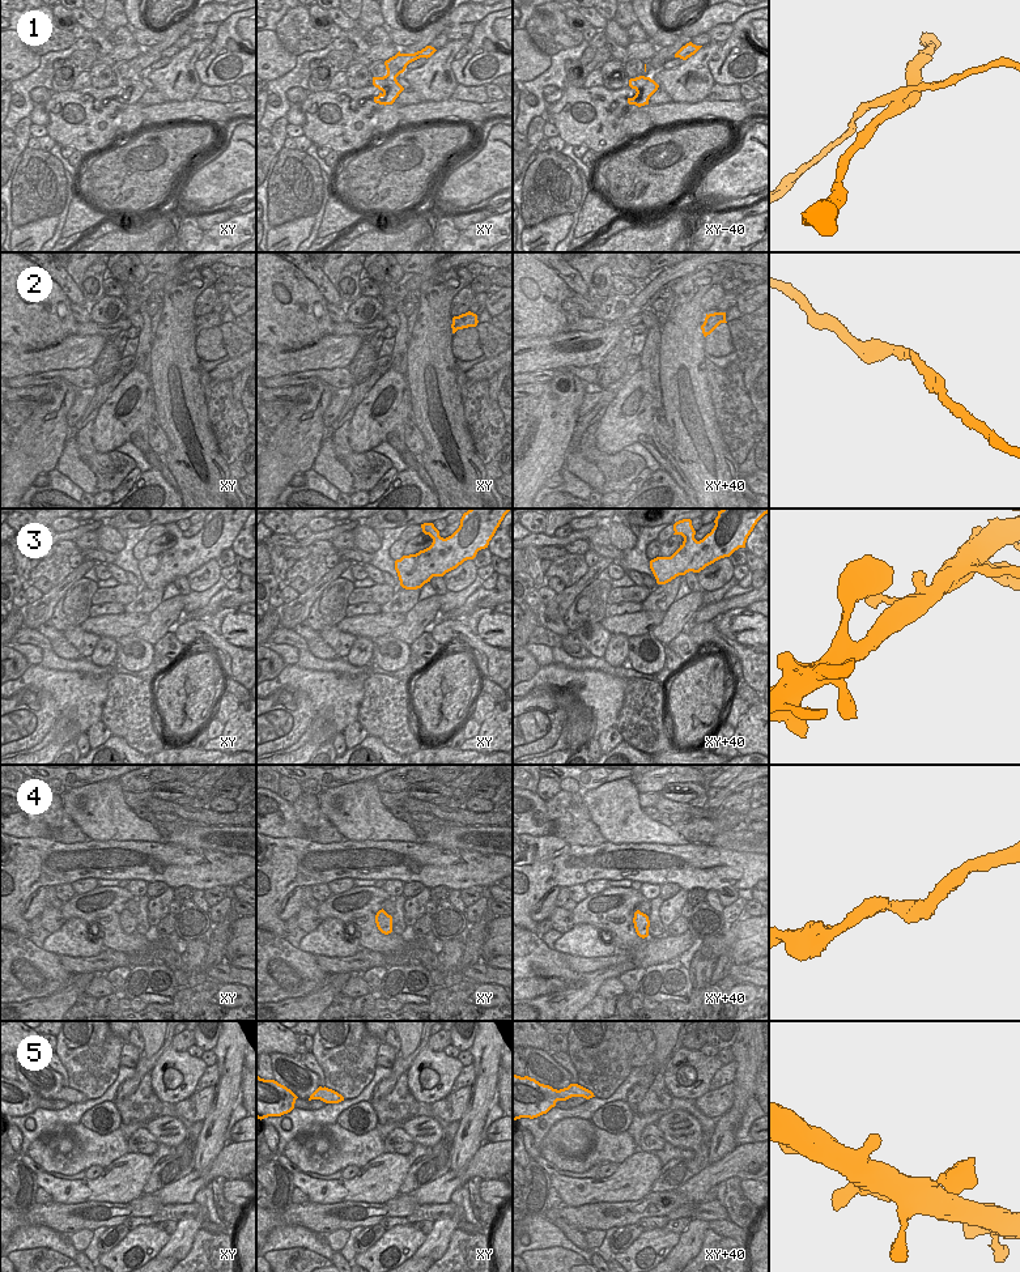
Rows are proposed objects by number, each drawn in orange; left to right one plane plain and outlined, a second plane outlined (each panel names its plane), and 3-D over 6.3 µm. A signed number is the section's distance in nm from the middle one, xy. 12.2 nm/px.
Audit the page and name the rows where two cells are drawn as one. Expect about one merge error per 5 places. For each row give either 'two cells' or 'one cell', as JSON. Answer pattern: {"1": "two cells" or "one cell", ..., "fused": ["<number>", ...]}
{"1": "two cells", "2": "one cell", "3": "one cell", "4": "one cell", "5": "one cell", "fused": ["1"]}

